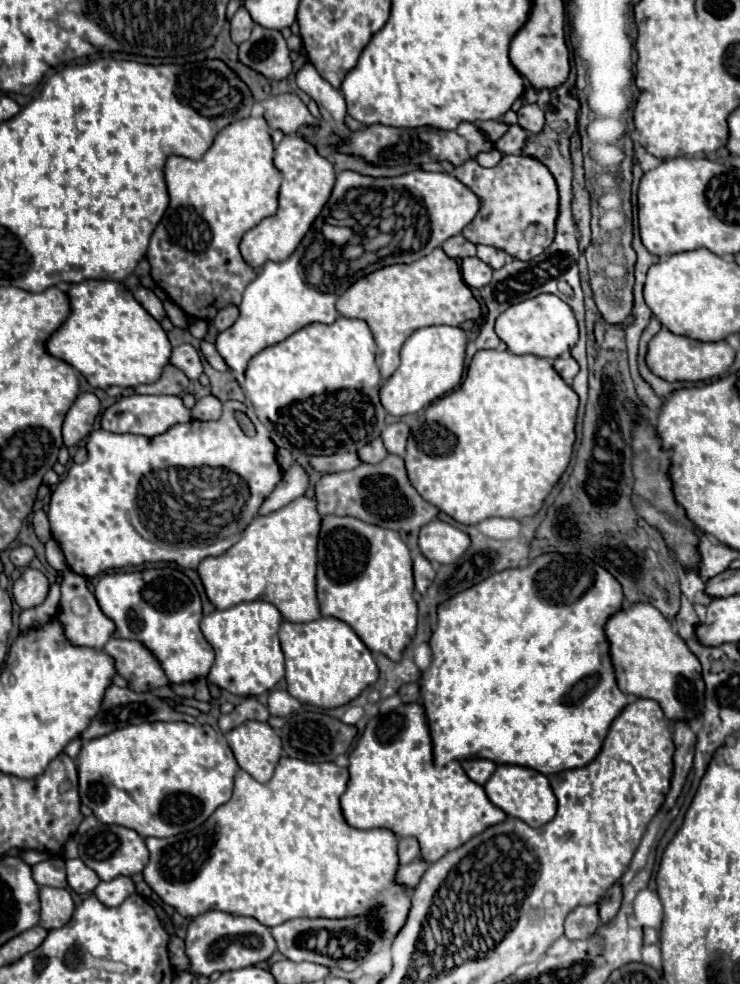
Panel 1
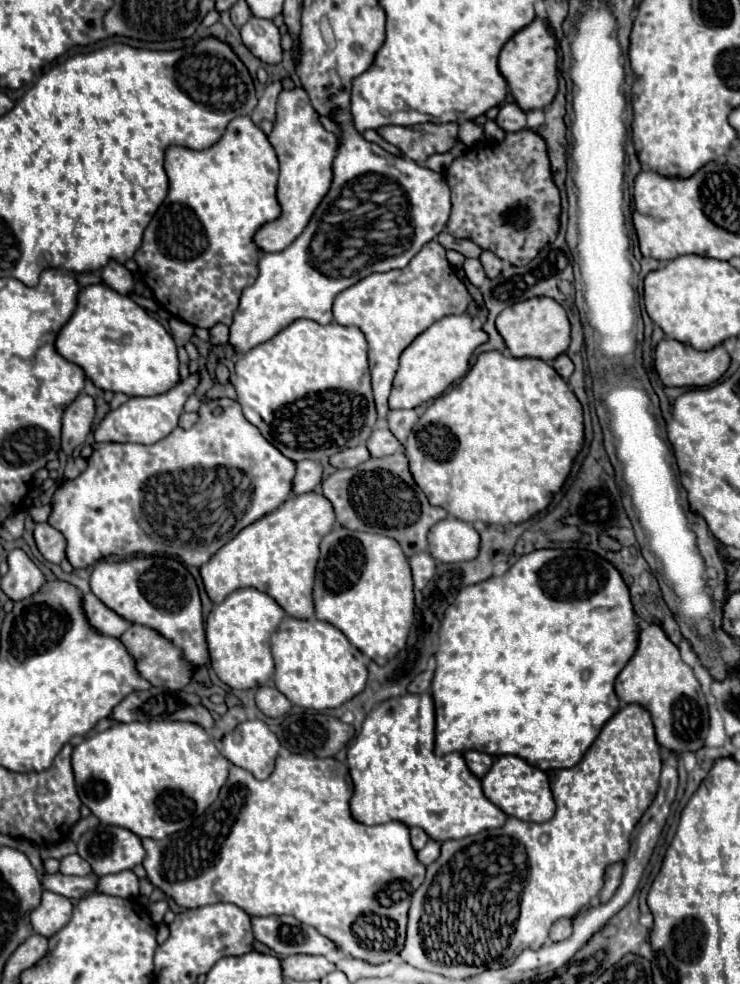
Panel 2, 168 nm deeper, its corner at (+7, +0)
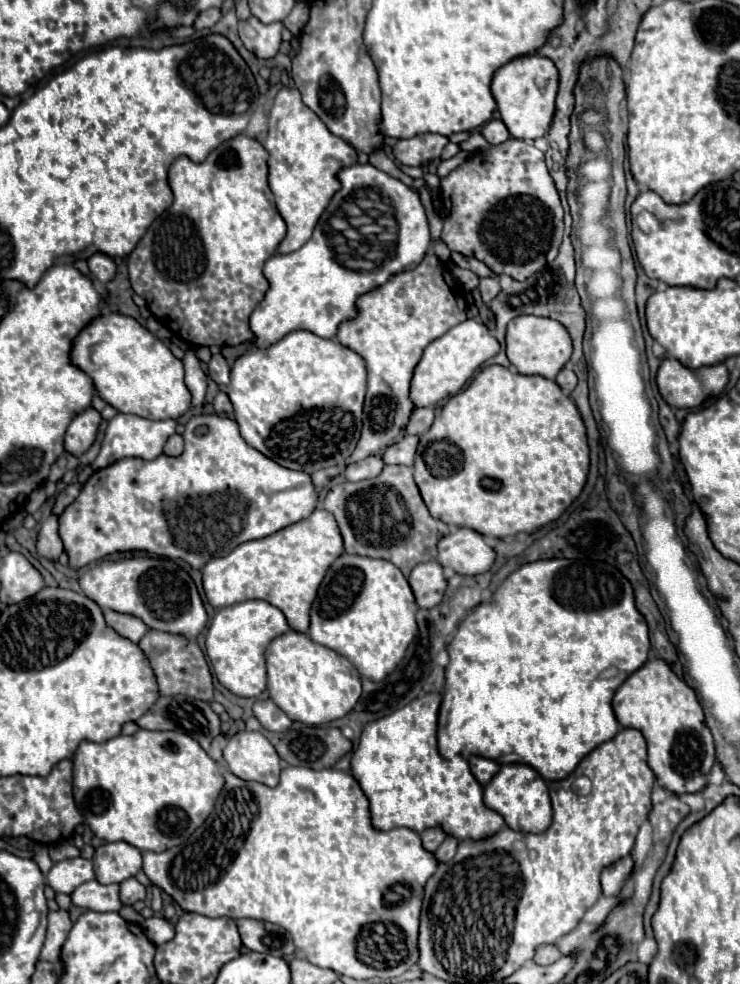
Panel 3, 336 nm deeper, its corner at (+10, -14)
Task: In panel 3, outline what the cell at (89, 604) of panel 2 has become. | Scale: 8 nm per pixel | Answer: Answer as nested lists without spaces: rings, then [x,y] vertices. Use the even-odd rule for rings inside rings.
[[[104,610],[104,620],[114,632],[118,632],[122,638],[128,638],[130,642],[138,642],[148,630],[140,618],[118,614],[114,610]]]

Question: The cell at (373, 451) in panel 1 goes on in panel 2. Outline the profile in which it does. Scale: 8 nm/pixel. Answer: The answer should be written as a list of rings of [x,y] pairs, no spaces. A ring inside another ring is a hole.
[[[383,428],[383,430],[373,430],[373,434],[371,434],[369,442],[367,442],[367,448],[369,448],[371,456],[379,458],[379,456],[401,452],[405,446],[403,446],[403,442],[399,442],[393,436],[393,432],[389,428]]]

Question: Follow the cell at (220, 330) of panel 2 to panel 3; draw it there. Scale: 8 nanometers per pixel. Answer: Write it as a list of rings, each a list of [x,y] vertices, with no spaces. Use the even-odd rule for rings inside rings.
[[[220,352],[212,354],[212,358],[208,362],[208,374],[216,384],[228,384],[230,382],[230,368],[228,368],[228,364]]]

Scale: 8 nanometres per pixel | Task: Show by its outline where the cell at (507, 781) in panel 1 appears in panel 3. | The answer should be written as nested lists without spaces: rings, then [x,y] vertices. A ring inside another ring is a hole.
[[[506,764],[500,766],[496,776],[484,786],[484,804],[490,810],[496,810],[504,822],[518,832],[546,832],[552,824],[552,806],[548,796],[548,786],[542,776],[524,764]]]

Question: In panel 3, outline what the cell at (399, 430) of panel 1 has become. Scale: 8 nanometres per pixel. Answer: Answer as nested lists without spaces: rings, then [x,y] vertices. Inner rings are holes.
[[[416,408],[412,412],[412,418],[408,420],[406,434],[410,436],[424,434],[432,426],[432,420],[434,420],[434,408]]]

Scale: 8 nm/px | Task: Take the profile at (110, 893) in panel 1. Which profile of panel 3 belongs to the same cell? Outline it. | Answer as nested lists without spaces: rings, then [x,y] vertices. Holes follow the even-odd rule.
[[[128,878],[120,884],[120,902],[124,906],[132,906],[134,902],[144,898],[146,898],[146,888],[136,878]]]

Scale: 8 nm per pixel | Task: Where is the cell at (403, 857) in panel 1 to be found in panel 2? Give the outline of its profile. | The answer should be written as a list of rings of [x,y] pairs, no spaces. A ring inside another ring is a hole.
[[[411,828],[411,842],[413,842],[413,848],[415,850],[421,850],[427,842],[429,842],[429,836],[425,834],[425,830],[423,828]]]

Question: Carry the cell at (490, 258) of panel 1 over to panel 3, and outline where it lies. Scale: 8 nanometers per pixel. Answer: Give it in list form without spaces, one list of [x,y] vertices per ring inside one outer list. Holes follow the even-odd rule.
[[[480,278],[480,286],[478,286],[482,300],[490,302],[492,298],[496,298],[496,294],[500,292],[500,284],[496,278]]]

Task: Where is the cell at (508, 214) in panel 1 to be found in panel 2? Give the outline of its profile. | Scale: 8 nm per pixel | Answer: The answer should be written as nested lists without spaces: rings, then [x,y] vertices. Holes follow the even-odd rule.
[[[527,128],[507,134],[503,142],[471,148],[463,156],[455,158],[445,172],[445,180],[451,188],[453,204],[445,230],[455,238],[467,238],[483,250],[491,250],[497,258],[507,260],[513,266],[529,264],[541,252],[541,248],[551,244],[559,234],[561,196],[549,168],[547,144],[539,134]]]

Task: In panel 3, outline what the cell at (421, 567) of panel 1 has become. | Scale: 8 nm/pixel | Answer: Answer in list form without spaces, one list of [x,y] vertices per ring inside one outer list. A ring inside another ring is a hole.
[[[436,560],[416,566],[408,576],[408,582],[420,608],[436,606],[446,590],[446,578],[442,574],[442,566]]]

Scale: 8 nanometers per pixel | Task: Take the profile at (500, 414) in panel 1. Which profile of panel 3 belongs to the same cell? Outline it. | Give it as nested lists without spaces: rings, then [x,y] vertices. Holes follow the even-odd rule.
[[[494,364],[482,368],[466,390],[452,396],[434,418],[430,430],[420,436],[414,480],[434,518],[476,530],[482,536],[512,538],[518,532],[532,534],[536,528],[556,520],[580,496],[588,466],[584,422],[560,386],[544,376],[524,376]]]

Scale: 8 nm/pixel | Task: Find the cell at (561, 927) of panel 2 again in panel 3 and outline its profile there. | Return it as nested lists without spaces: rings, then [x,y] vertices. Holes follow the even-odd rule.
[[[544,944],[544,946],[538,946],[536,956],[534,956],[534,962],[540,964],[540,966],[548,966],[548,964],[556,962],[560,956],[562,956],[562,954],[560,954],[558,946],[554,946],[554,944]]]

